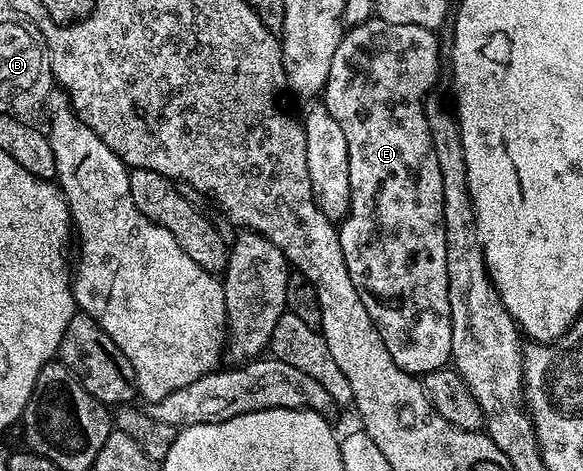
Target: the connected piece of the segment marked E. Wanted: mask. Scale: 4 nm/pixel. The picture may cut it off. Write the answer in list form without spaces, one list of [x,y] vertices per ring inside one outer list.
[[[378,18],[366,20],[360,25],[358,32],[361,32],[357,36],[358,42],[361,43],[358,48],[355,37],[349,34],[342,35],[339,46],[335,50],[335,58],[331,58],[331,74],[327,74],[323,93],[325,109],[329,111],[331,118],[335,118],[335,122],[339,122],[339,126],[343,126],[343,135],[347,137],[349,213],[344,220],[340,221],[337,230],[339,246],[343,246],[347,274],[351,274],[351,282],[355,290],[359,290],[359,298],[363,306],[367,306],[367,314],[371,314],[371,322],[375,322],[383,338],[383,346],[387,346],[387,354],[395,358],[395,366],[421,378],[426,372],[445,368],[450,363],[453,354],[451,350],[451,302],[447,298],[449,275],[447,274],[447,234],[443,218],[443,170],[439,170],[439,158],[435,156],[435,146],[431,140],[431,126],[425,117],[425,104],[423,103],[430,95],[428,92],[436,86],[437,75],[441,72],[441,44],[437,41],[436,31],[419,25],[392,25],[391,22]]]

